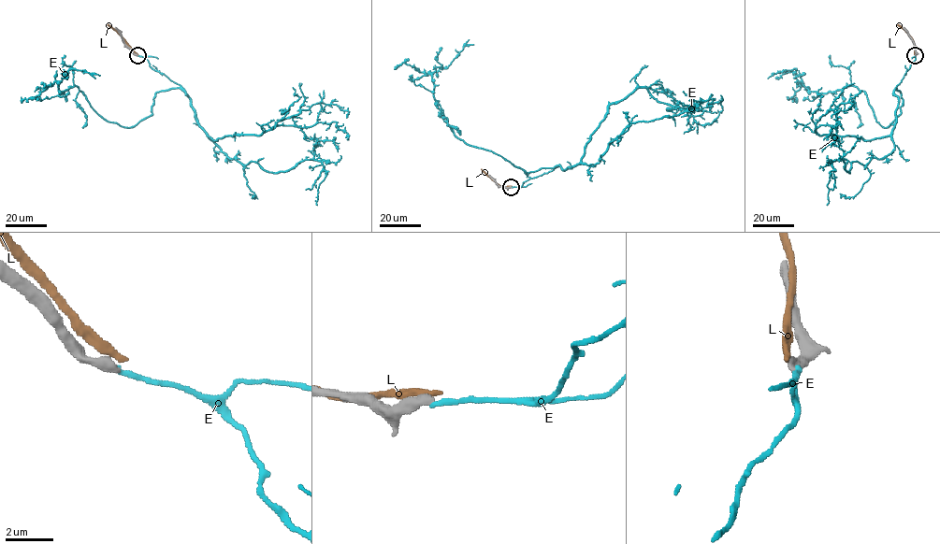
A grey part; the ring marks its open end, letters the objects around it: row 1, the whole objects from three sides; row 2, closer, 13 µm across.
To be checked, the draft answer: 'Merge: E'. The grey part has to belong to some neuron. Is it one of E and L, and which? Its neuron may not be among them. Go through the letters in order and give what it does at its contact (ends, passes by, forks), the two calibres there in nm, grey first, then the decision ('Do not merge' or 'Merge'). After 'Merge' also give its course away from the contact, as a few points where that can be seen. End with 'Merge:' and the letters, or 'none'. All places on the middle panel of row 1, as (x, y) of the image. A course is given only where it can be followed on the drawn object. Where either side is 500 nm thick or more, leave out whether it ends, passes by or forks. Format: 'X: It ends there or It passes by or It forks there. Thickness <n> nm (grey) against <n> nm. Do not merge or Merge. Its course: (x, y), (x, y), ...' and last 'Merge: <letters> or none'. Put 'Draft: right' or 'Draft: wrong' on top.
Draft: wrong
E: It ends there. Thickness 400 nm (grey) against 220 nm. Do not merge
L: It ends there. Thickness 440 nm (grey) against 340 nm. Do not merge
Merge: none

